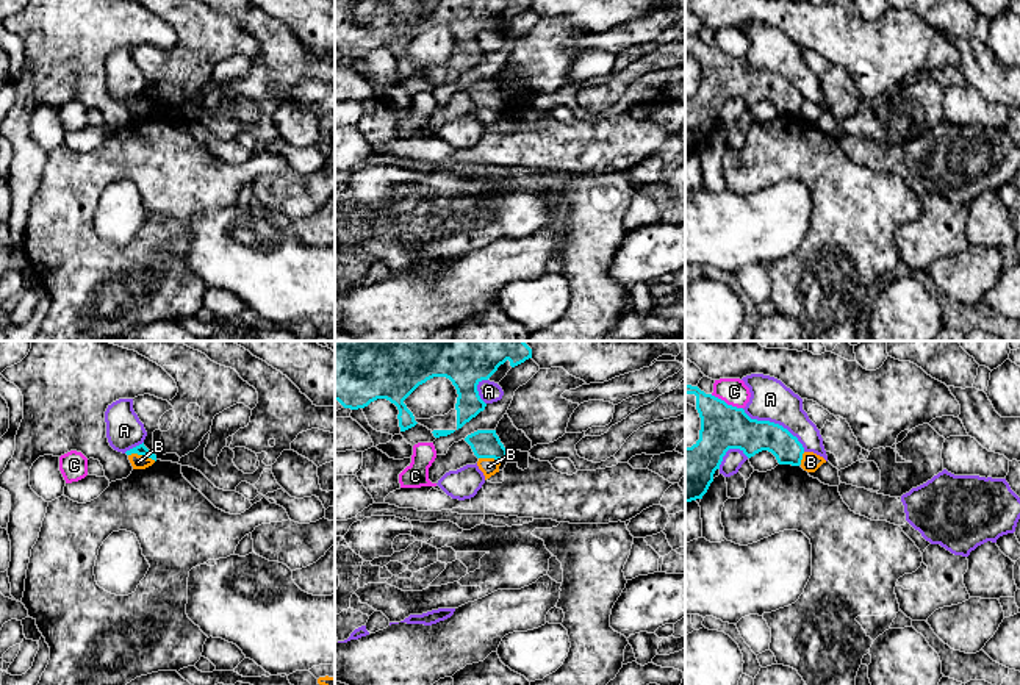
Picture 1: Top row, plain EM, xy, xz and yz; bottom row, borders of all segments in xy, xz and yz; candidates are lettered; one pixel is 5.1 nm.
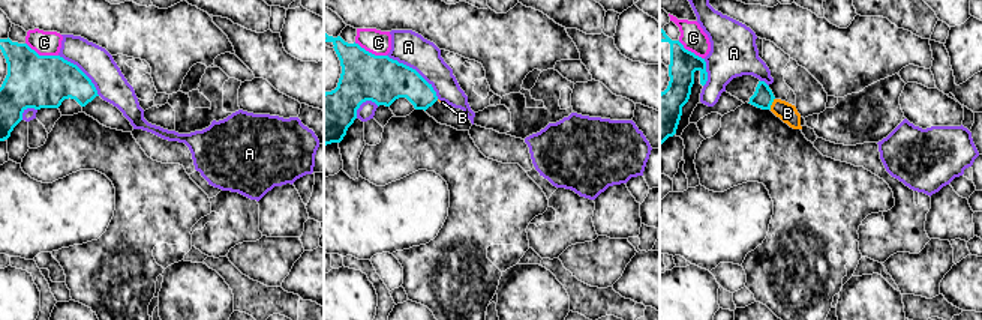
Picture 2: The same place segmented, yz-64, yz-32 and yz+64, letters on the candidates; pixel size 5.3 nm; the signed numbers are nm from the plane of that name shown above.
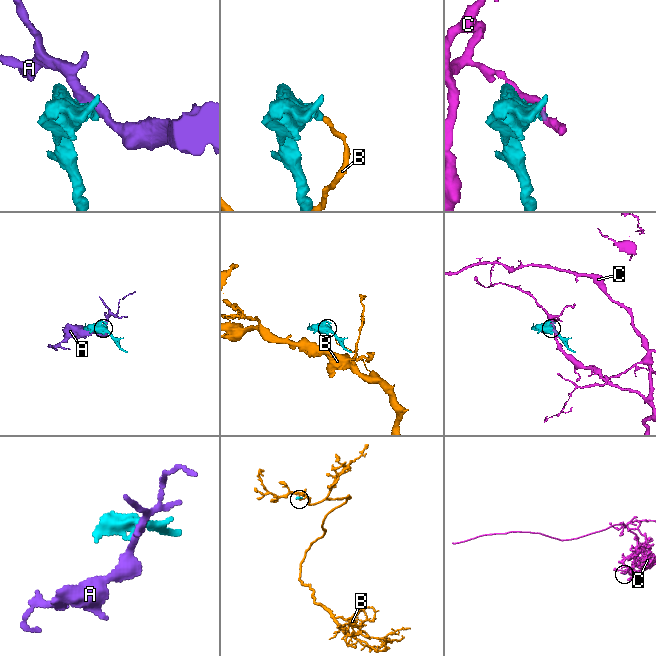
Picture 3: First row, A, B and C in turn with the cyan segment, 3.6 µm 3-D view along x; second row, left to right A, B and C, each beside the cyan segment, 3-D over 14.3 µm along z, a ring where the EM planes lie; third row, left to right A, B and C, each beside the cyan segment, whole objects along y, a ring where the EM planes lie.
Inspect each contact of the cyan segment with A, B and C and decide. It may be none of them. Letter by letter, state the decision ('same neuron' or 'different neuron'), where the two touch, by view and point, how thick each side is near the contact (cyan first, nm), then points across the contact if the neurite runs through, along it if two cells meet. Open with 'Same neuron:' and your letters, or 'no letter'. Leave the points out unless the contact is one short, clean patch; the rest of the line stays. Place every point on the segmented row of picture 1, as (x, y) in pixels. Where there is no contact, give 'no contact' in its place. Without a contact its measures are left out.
Same neuron: no letter
A: different neuron; contact yz (776, 424); calibres 220 and 220 nm
B: different neuron; contact xy (143, 454); calibres 60 and 80 nm; border xy (129, 454), (143, 454), (155, 460)
C: different neuron; contact yz (725, 402); calibres 240 and 140 nm

